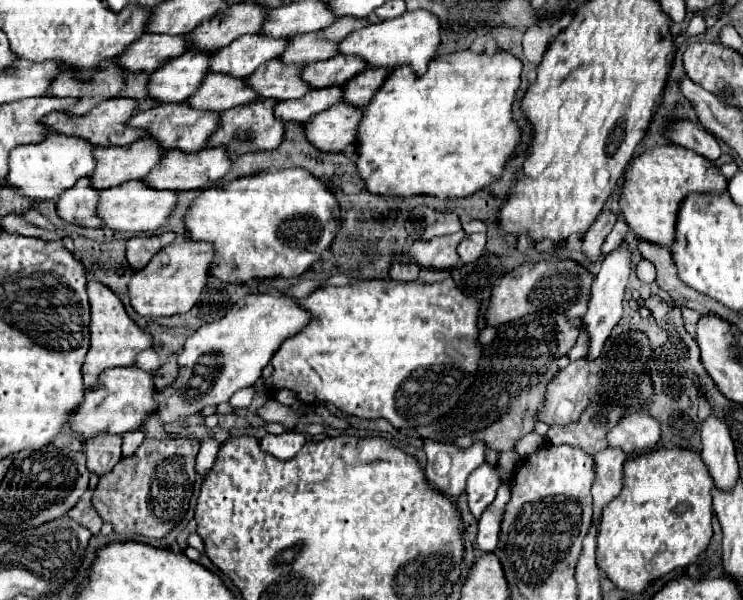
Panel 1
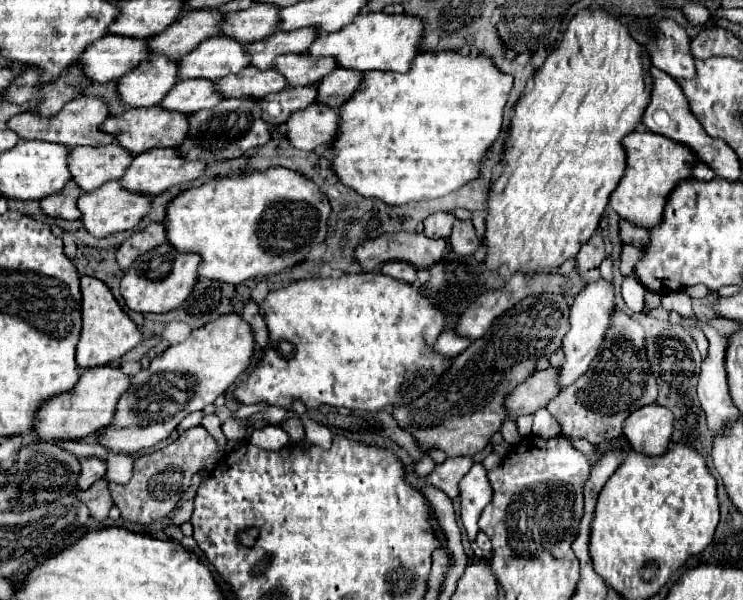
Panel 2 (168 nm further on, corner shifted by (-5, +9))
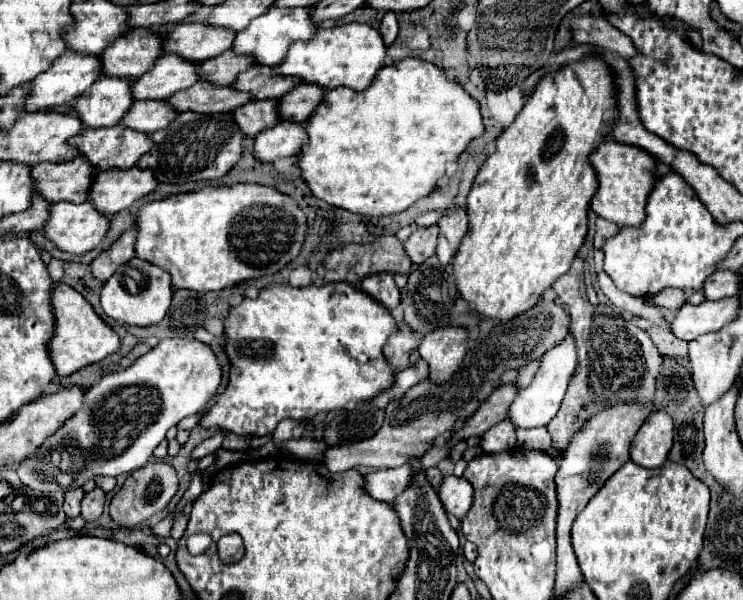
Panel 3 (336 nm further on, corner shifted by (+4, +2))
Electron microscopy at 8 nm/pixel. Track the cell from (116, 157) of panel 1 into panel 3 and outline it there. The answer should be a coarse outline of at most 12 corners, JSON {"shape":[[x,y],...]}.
{"shape":[[82,158],[32,166],[46,202],[86,202],[92,166]]}

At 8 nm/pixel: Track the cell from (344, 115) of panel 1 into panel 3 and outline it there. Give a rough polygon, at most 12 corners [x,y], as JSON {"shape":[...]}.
{"shape":[[278,122],[254,136],[254,158],[296,156],[304,124]]}

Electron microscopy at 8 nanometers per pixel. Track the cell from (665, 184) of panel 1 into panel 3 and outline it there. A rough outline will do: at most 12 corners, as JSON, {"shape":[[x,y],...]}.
{"shape":[[606,138],[590,164],[590,208],[640,226],[656,160]]}

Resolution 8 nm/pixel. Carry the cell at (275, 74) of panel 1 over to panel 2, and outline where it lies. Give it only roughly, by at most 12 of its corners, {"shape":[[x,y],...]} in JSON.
{"shape":[[245,67],[215,83],[225,97],[263,99],[287,87],[279,71]]}

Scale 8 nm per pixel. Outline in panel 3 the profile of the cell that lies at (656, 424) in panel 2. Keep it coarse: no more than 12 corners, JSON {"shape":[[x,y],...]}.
{"shape":[[652,412],[630,444],[632,462],[660,468],[674,444],[666,412]]}

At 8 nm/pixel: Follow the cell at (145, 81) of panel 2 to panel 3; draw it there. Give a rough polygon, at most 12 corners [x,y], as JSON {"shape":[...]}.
{"shape":[[98,78],[72,102],[88,128],[118,124],[132,80]]}

